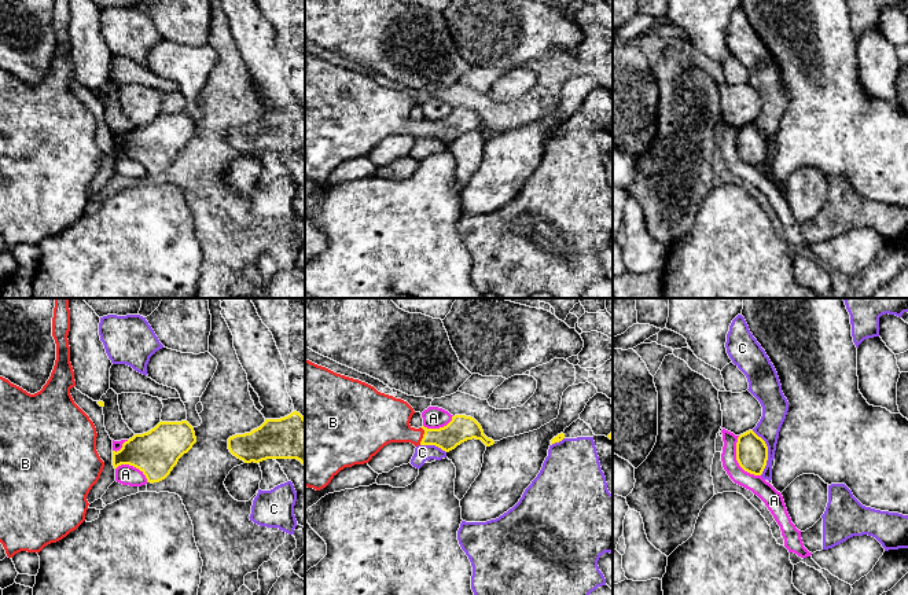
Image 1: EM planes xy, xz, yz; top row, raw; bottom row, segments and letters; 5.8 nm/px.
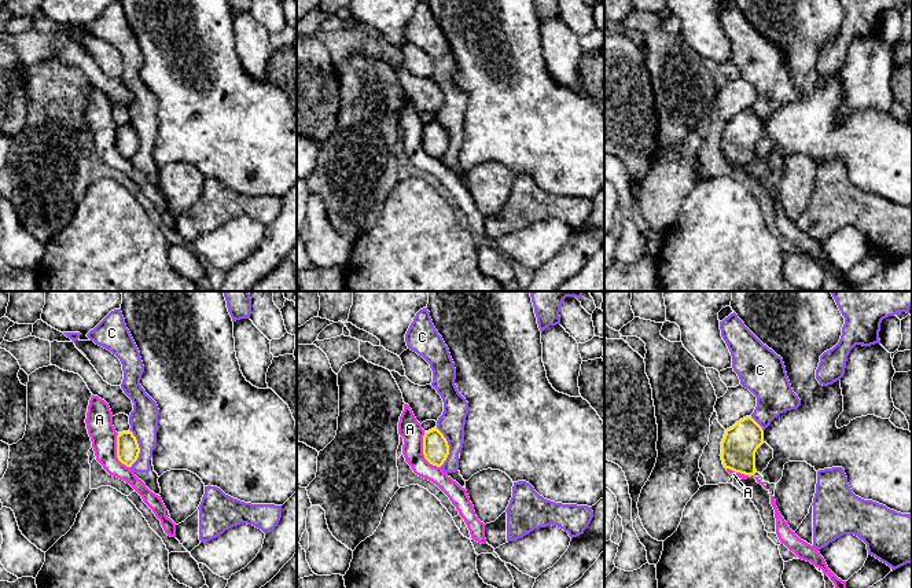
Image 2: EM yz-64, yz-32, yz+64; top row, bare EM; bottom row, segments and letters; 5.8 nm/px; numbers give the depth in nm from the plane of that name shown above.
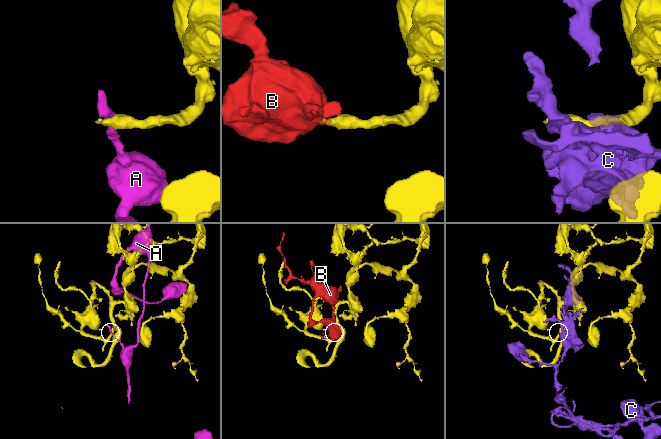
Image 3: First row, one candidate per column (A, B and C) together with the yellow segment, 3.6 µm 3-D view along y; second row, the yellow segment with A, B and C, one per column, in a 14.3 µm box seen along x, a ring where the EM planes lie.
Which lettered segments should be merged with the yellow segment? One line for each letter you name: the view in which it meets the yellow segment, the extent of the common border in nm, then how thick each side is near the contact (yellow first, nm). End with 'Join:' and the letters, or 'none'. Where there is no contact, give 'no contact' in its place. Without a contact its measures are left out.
B: meets yellow in xz; contact 110 nm long; 150 nm thick on the yellow side, 280 nm on the other
Join: B

